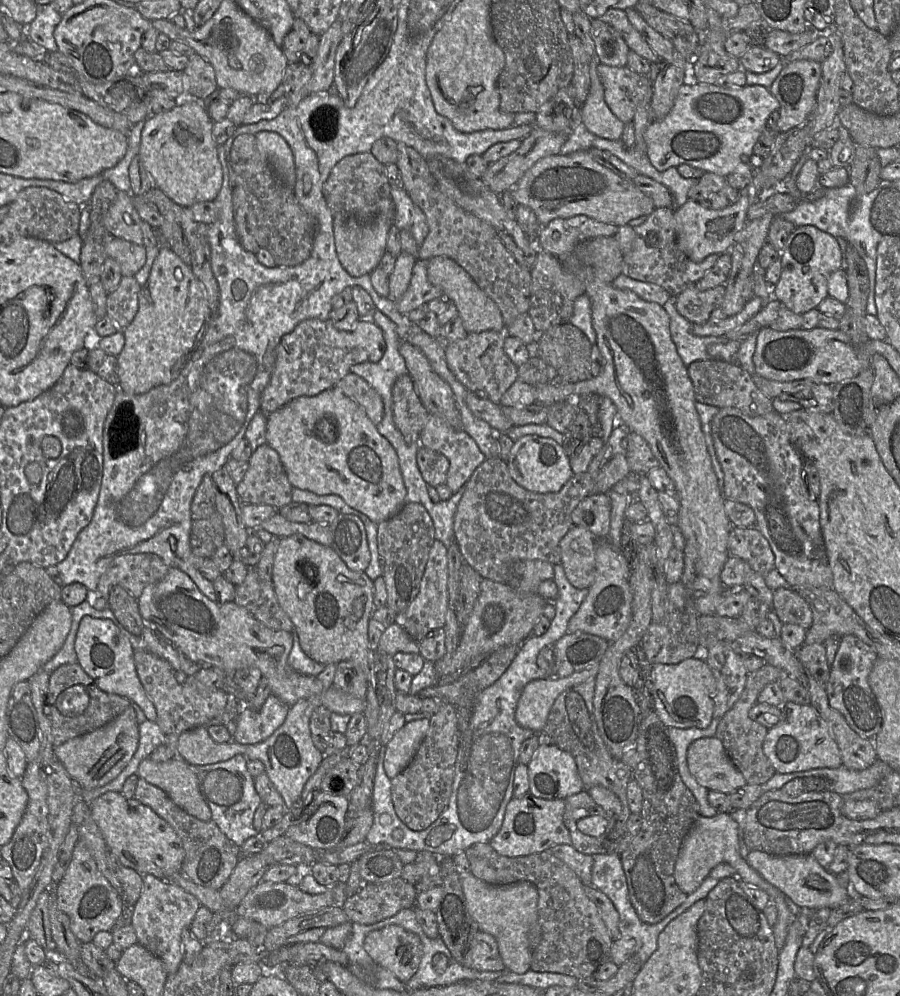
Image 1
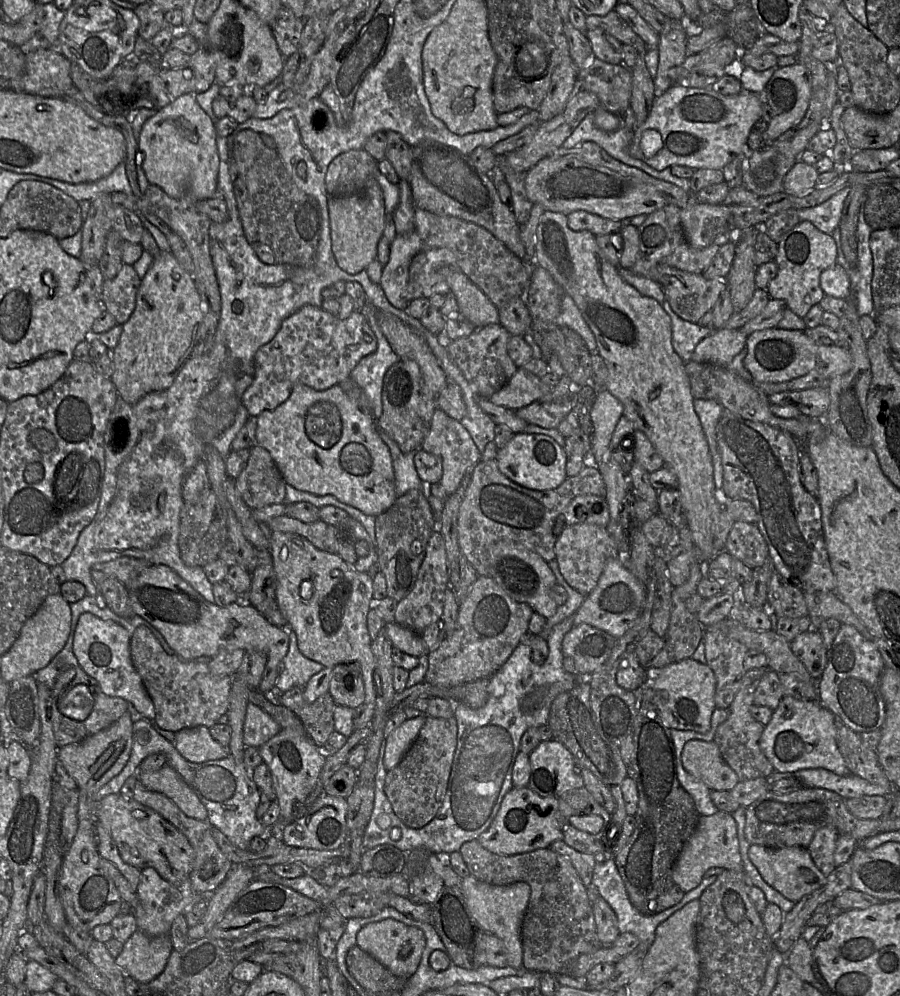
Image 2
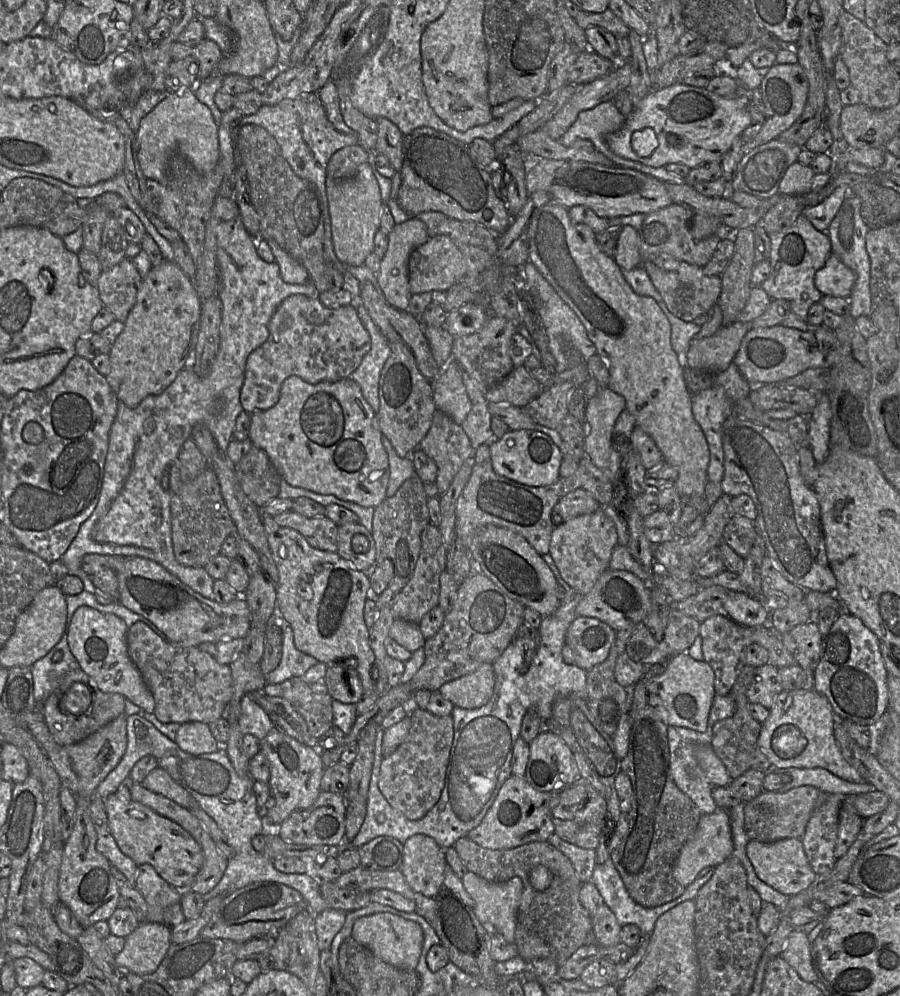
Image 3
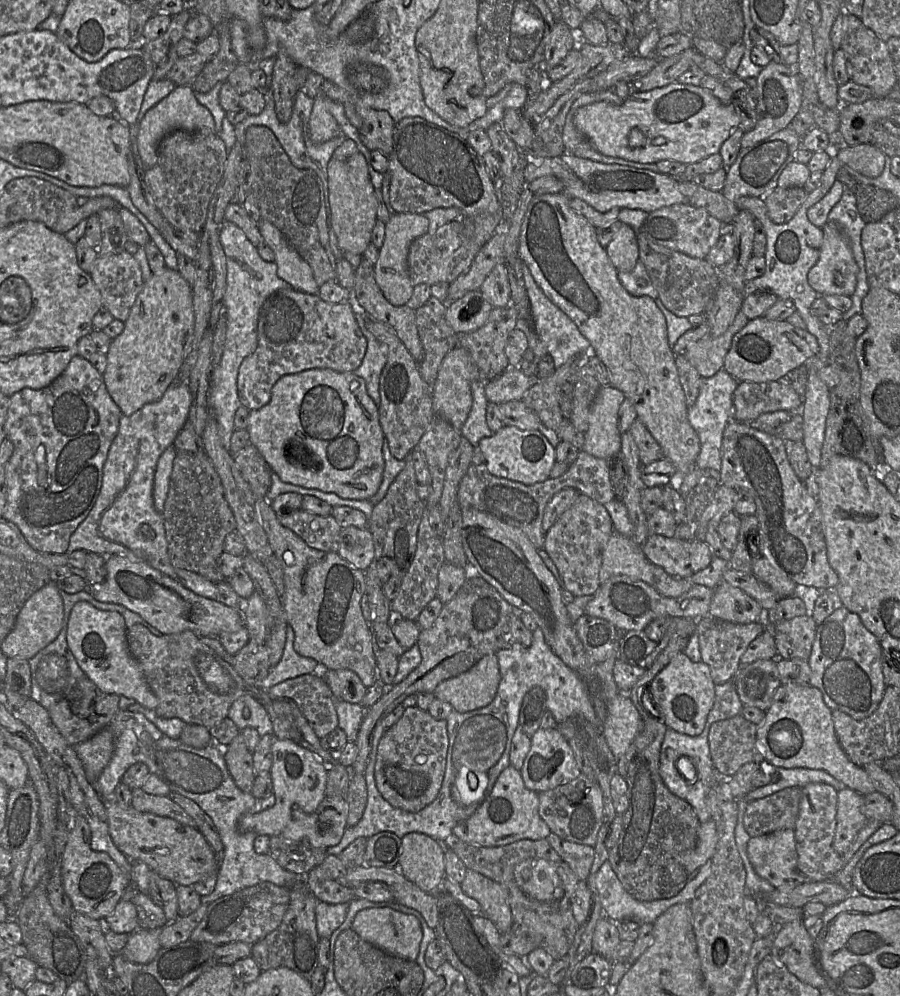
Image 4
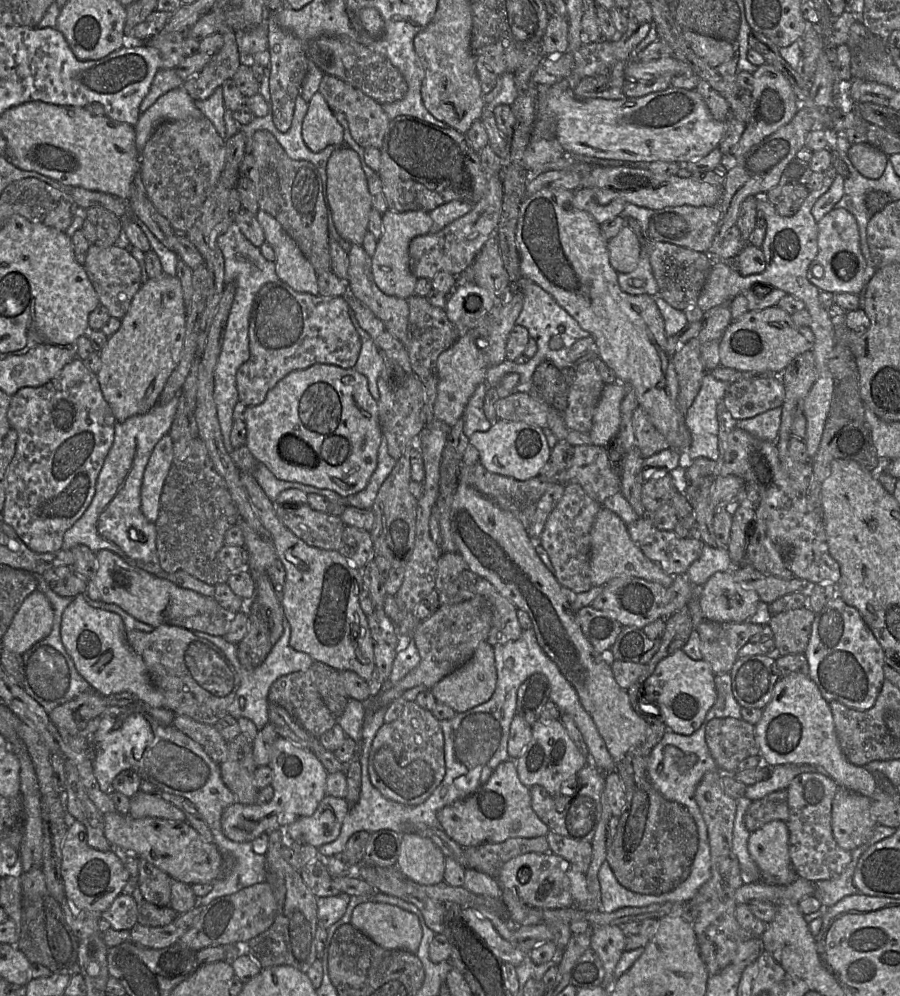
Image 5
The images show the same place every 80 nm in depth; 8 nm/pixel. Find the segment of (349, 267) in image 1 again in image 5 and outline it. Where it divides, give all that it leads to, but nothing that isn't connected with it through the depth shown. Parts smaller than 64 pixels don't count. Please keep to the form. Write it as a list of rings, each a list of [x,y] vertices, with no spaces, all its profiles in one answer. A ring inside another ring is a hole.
[[[349,147],[336,149],[328,159],[326,175],[327,197],[337,232],[345,241],[353,245],[362,245],[364,236],[368,231],[372,204],[366,176],[358,154]]]

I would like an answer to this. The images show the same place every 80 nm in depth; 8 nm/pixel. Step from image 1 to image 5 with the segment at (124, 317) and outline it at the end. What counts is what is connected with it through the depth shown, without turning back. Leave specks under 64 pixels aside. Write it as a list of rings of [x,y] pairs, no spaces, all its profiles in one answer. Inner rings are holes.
[[[94,243],[88,248],[84,268],[100,304],[107,309],[111,317],[122,319],[128,312],[134,295],[143,285],[139,262],[125,248],[116,245],[103,247]]]

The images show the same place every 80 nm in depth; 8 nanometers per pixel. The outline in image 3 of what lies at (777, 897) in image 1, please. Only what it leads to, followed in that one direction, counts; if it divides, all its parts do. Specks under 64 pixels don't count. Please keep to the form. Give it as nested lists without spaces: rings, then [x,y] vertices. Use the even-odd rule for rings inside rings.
[[[718,809],[708,815],[702,815],[695,833],[682,848],[674,862],[673,877],[683,887],[690,885],[701,870],[708,866],[717,866],[724,862],[734,852],[734,843],[731,829],[731,818],[727,810]]]

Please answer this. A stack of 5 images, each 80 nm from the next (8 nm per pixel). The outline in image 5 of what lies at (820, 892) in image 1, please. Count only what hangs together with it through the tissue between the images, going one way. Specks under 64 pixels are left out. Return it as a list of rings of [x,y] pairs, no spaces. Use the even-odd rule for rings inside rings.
[[[775,820],[751,833],[748,840],[748,850],[761,872],[761,881],[770,885],[789,885],[799,877],[790,859],[789,829],[785,822]]]

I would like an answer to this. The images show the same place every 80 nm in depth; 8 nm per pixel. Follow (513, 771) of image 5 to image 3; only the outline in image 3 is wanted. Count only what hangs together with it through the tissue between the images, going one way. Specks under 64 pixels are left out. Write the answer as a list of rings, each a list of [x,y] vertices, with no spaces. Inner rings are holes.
[[[511,775],[500,788],[493,804],[489,808],[482,822],[469,831],[467,838],[476,844],[492,849],[502,850],[511,849],[530,842],[543,842],[555,833],[555,826],[551,820],[551,812],[549,808],[551,793],[540,792],[529,785],[525,778]]]

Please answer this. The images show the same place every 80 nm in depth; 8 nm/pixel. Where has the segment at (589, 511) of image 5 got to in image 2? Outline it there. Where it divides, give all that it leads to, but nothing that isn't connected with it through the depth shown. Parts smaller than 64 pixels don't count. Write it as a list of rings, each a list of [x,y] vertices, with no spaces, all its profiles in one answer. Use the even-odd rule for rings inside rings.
[[[589,523],[566,526],[557,536],[554,549],[555,560],[566,582],[585,596],[597,585],[606,561],[618,556],[618,545],[607,528]]]

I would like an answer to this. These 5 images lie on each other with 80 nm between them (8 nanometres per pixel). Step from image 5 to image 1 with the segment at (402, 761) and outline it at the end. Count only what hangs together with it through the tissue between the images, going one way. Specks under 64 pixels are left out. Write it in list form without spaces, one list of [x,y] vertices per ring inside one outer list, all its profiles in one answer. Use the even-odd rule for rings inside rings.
[[[443,703],[430,718],[430,725],[408,766],[391,779],[391,799],[399,819],[411,830],[428,828],[447,808],[452,792],[455,765],[460,745],[455,707]]]

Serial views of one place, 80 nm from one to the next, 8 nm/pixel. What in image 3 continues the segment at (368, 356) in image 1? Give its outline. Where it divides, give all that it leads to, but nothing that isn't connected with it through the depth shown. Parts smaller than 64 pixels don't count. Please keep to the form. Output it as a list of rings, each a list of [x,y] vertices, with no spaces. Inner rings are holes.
[[[294,294],[278,306],[268,329],[268,339],[250,353],[245,365],[240,403],[249,414],[273,407],[279,400],[283,381],[290,376],[298,376],[309,384],[349,378],[371,347],[370,335],[358,317],[356,302],[327,308],[318,297]]]

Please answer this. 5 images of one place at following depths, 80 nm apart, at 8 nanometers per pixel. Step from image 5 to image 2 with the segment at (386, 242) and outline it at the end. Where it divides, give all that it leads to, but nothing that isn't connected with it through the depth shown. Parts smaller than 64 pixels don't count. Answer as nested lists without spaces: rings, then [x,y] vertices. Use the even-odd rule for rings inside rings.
[[[416,231],[396,235],[390,243],[389,261],[383,266],[380,287],[390,304],[405,310],[409,304],[406,299],[409,268],[413,257],[423,249],[424,241]]]

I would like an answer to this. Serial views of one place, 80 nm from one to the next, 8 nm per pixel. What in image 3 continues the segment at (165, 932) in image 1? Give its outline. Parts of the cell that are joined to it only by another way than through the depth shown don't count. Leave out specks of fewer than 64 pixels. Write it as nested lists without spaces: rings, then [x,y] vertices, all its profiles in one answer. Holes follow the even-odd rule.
[[[150,864],[138,865],[135,887],[147,902],[147,922],[162,923],[165,909],[181,901],[182,891],[166,882]]]

